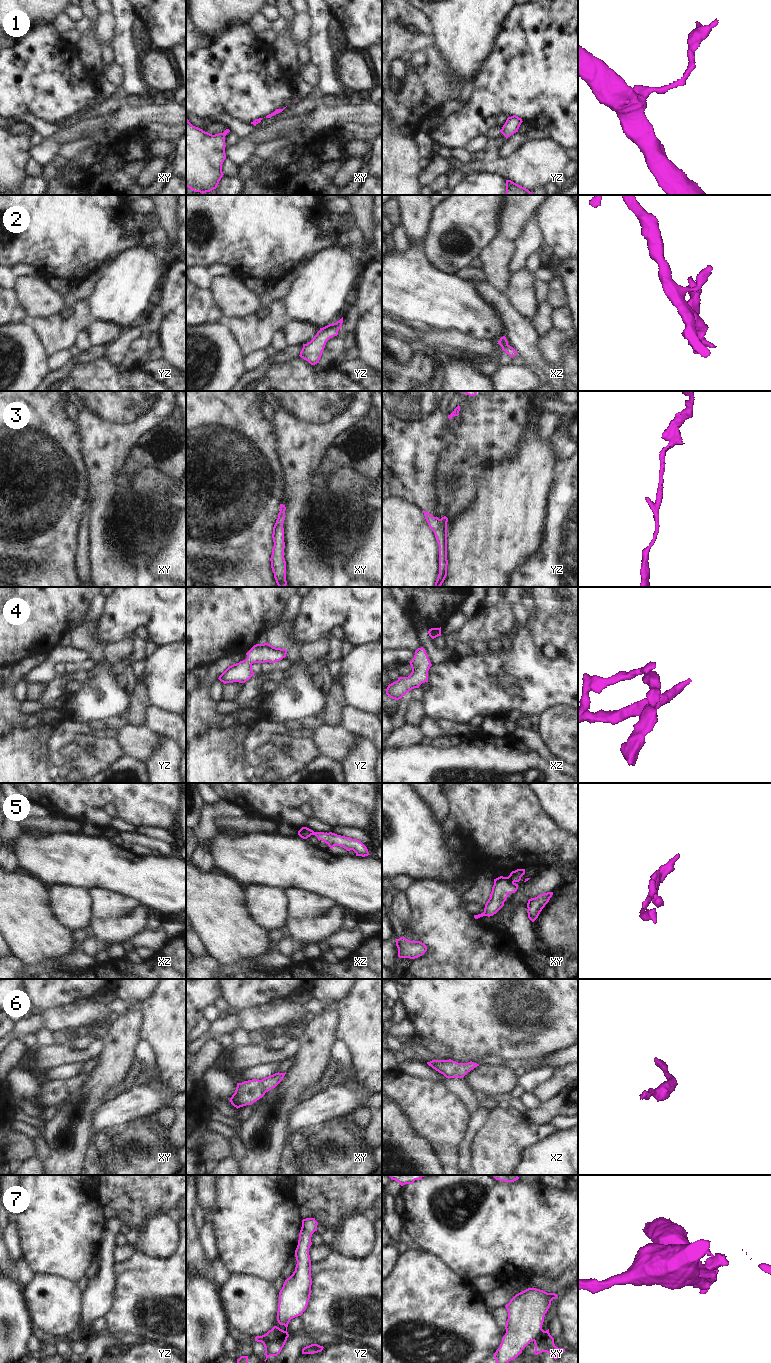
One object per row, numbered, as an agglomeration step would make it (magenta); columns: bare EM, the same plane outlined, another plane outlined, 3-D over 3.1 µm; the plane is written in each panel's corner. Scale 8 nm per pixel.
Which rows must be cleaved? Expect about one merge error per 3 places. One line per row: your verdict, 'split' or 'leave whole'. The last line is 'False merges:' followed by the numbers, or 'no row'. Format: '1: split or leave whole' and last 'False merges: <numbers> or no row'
1: leave whole
2: leave whole
3: leave whole
4: leave whole
5: split
6: leave whole
7: split
False merges: 5, 7

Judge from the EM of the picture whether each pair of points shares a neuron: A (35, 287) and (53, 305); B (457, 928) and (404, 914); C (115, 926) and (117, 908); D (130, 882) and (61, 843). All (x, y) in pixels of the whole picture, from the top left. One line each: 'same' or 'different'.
A: same
B: different
C: different
D: same

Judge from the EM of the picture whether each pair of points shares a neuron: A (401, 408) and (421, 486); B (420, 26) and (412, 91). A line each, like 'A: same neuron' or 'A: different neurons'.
A: same neuron
B: same neuron

